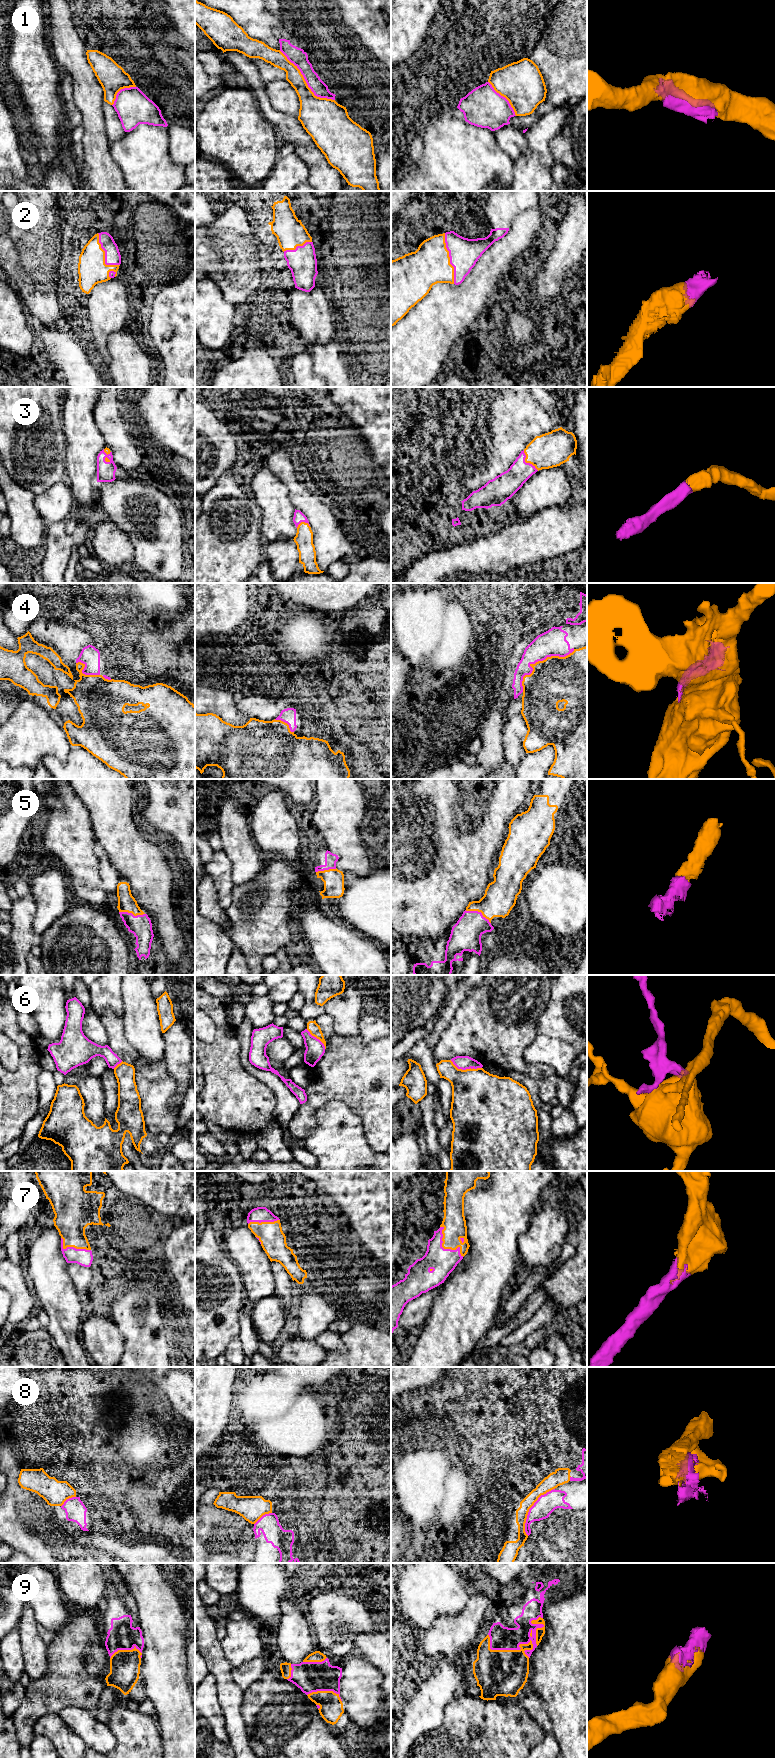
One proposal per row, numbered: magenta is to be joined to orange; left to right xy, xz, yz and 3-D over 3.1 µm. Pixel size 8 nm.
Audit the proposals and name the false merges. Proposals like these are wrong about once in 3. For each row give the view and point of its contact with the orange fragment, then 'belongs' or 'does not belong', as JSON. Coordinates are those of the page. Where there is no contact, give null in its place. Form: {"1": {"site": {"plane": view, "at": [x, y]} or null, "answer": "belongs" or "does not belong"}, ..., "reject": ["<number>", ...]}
{"1": {"site": {"plane": "xz", "at": [305, 82]}, "answer": "does not belong"}, "2": {"site": {"plane": "yz", "at": [449, 258]}, "answer": "belongs"}, "3": {"site": {"plane": "yz", "at": [526, 462]}, "answer": "belongs"}, "4": {"site": {"plane": "yz", "at": [538, 661]}, "answer": "does not belong"}, "5": {"site": {"plane": "yz", "at": [478, 911]}, "answer": "belongs"}, "6": {"site": {"plane": "yz", "at": [466, 1069]}, "answer": "does not belong"}, "7": {"site": {"plane": "yz", "at": [444, 1248]}, "answer": "belongs"}, "8": {"site": {"plane": "yz", "at": [529, 1508]}, "answer": "does not belong"}, "9": {"site": {"plane": "yz", "at": [509, 1650]}, "answer": "belongs"}, "reject": ["1", "4", "6", "8"]}

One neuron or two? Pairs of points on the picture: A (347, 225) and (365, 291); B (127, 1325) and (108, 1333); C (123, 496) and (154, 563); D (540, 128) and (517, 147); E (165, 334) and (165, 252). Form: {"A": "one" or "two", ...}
{"A": "one", "B": "two", "C": "one", "D": "two", "E": "one"}

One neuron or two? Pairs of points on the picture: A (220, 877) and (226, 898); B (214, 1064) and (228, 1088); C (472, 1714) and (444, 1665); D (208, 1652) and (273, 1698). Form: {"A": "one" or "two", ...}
{"A": "one", "B": "one", "C": "two", "D": "two"}

